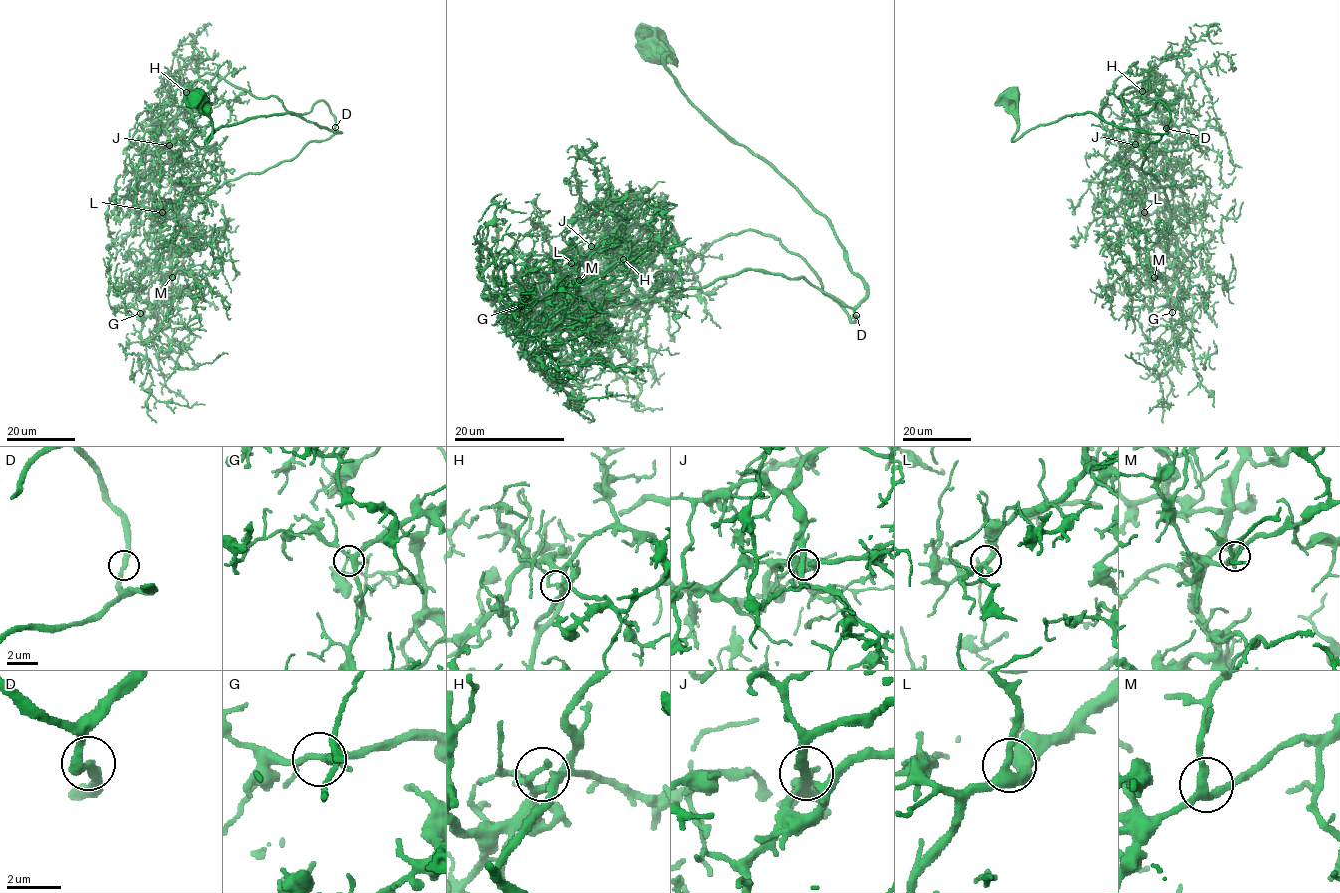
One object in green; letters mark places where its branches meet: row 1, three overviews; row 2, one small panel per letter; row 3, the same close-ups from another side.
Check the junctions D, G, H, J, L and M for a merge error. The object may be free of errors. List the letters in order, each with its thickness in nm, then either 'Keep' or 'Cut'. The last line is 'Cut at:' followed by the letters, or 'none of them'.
D: Thickness 300 nm. Keep
G: Thickness 280 nm. Keep
H: Thickness 240 nm. Keep
J: Thickness 320 nm. Keep
L: Thickness 320 nm. Keep
M: Thickness 280 nm. Keep
Cut at: none of them

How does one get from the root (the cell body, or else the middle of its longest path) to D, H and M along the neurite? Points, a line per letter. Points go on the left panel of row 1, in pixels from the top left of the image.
D: (197, 97), (212, 121), (207, 143), (222, 126), (289, 112), (340, 132), (334, 127)
H: (197, 97), (207, 143), (289, 112), (340, 132), (323, 100), (292, 114), (224, 78), (186, 92)
M: (197, 97), (212, 121), (207, 143), (222, 126), (289, 112), (340, 132), (201, 198), (160, 280), (172, 277)

